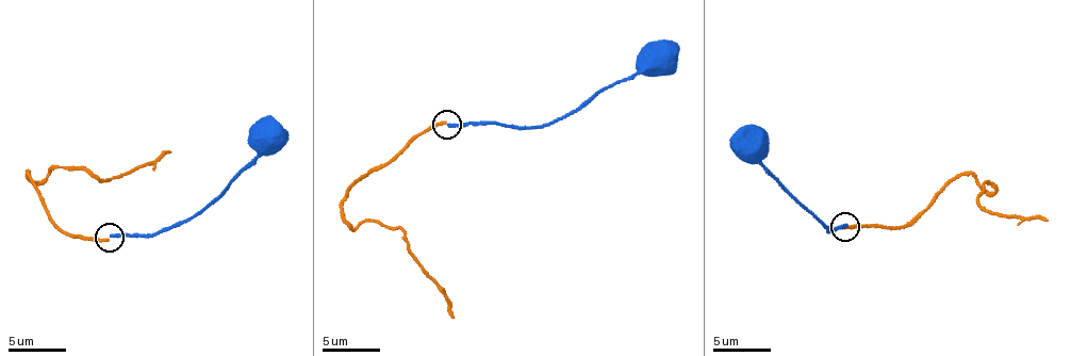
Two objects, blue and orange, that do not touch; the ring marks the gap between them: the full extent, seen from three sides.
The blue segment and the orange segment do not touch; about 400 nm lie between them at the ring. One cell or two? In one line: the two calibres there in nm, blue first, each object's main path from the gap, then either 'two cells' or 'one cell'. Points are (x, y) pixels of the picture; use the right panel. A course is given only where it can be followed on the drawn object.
calibres 220 and 200 nm; course blue (844, 226), (827, 233), (818, 216), (759, 162), (748, 147), (750, 141); course orange (845, 228), (904, 225), (962, 174), (995, 191), (987, 182), (982, 187), (982, 207), (1048, 220); two cells

